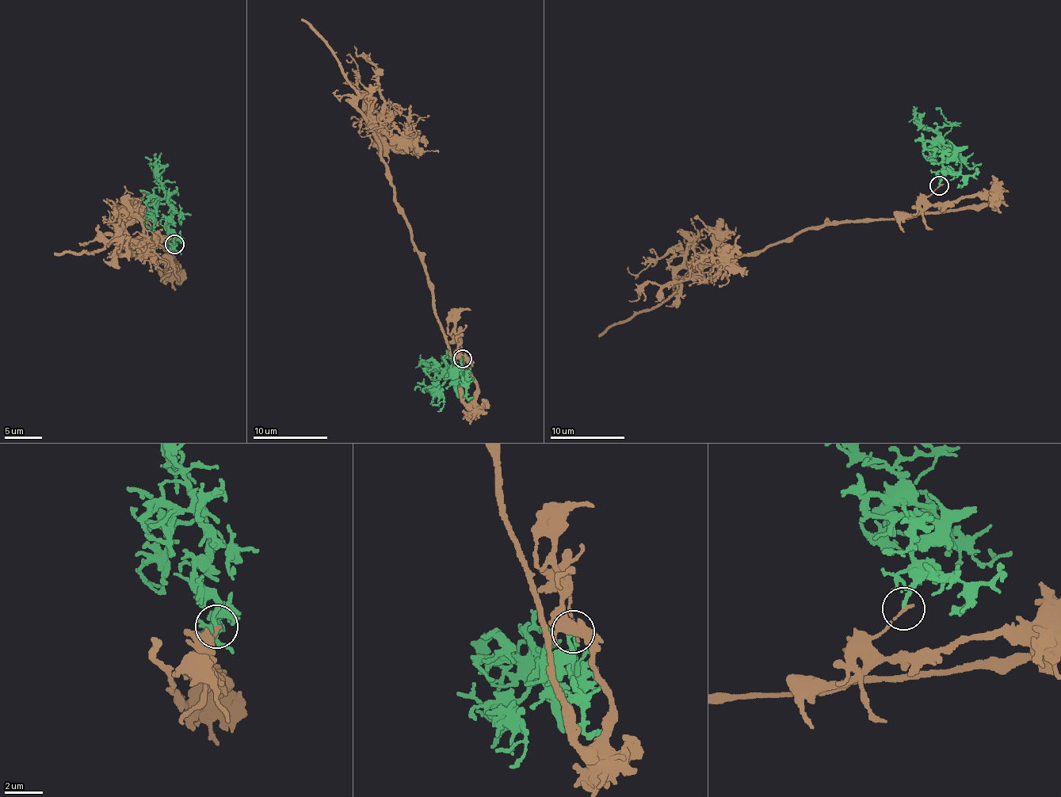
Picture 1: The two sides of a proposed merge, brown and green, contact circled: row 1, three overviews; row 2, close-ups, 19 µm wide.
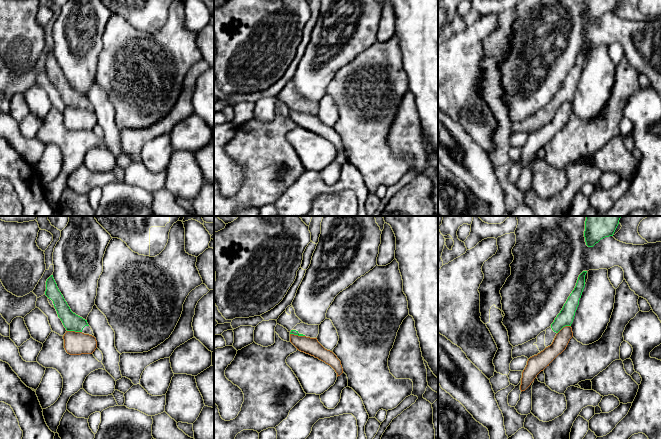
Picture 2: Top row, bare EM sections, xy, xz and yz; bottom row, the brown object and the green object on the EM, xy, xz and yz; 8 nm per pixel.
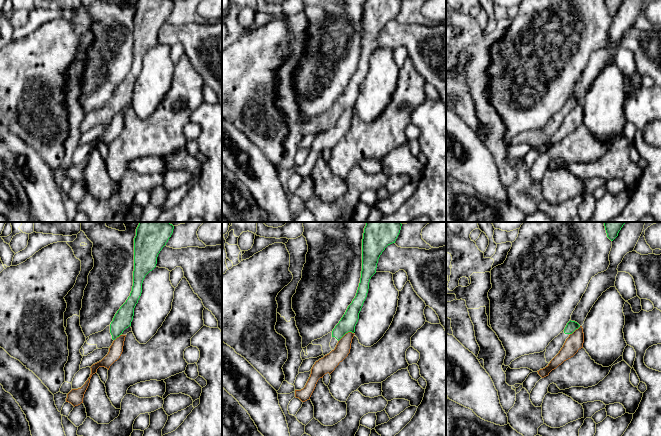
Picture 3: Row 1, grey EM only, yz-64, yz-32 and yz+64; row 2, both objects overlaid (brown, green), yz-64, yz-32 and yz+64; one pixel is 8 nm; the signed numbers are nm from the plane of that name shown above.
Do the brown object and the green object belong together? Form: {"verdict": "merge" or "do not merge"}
{"verdict": "do not merge"}

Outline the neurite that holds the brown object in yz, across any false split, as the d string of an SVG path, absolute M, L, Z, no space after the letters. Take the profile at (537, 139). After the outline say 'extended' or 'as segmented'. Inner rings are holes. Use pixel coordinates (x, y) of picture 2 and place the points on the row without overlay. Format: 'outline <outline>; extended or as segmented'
outline M571 102L563 103L556 110L550 122L528 135L527 141L522 148L520 161L521 168L525 167L531 161L537 151L547 142L549 142L549 140L566 125L572 113L573 108Z; as segmented

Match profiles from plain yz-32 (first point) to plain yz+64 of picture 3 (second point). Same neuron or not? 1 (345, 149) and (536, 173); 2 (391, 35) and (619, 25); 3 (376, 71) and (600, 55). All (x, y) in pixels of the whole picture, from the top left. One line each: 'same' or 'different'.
1: same
2: different
3: different

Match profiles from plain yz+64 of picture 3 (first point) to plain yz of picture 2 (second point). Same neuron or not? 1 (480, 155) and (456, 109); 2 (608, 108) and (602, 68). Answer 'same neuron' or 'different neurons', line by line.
1: different neurons
2: same neuron

